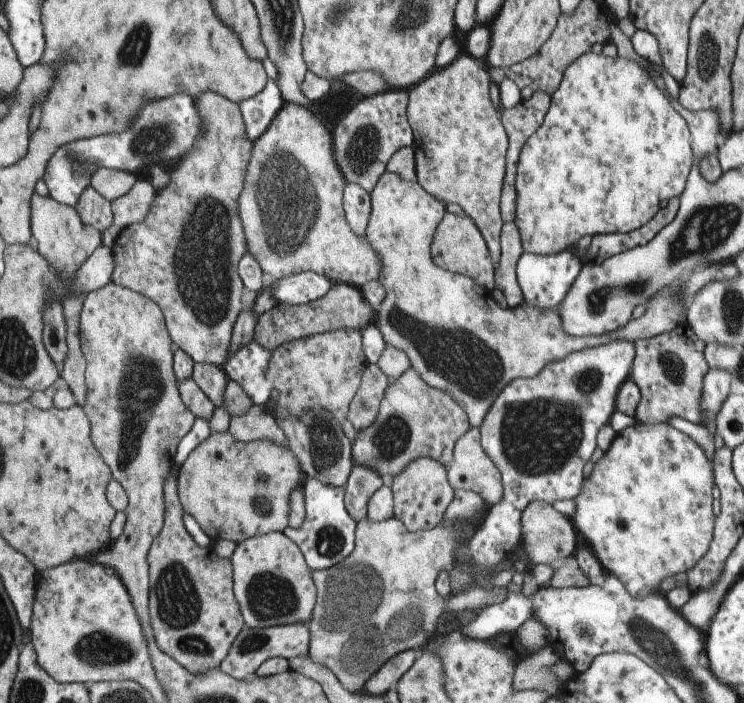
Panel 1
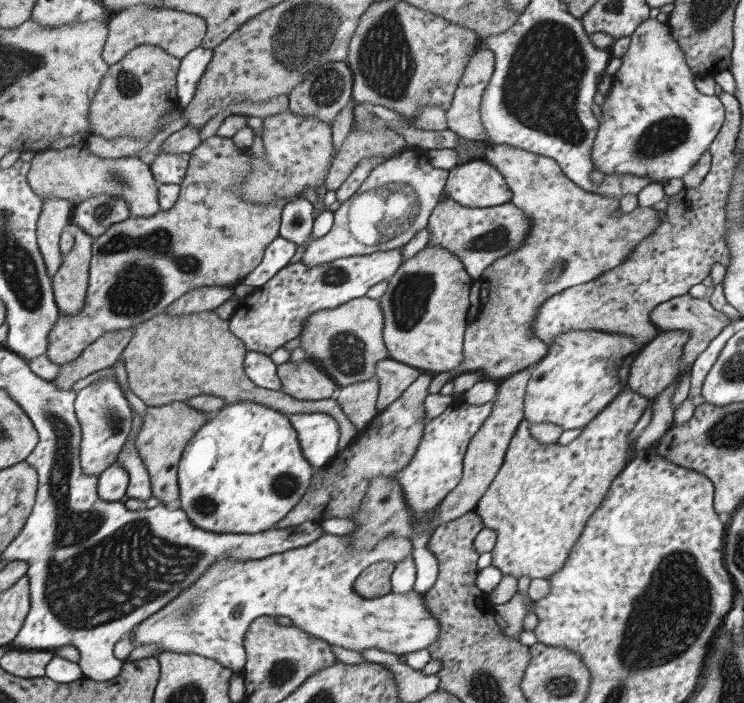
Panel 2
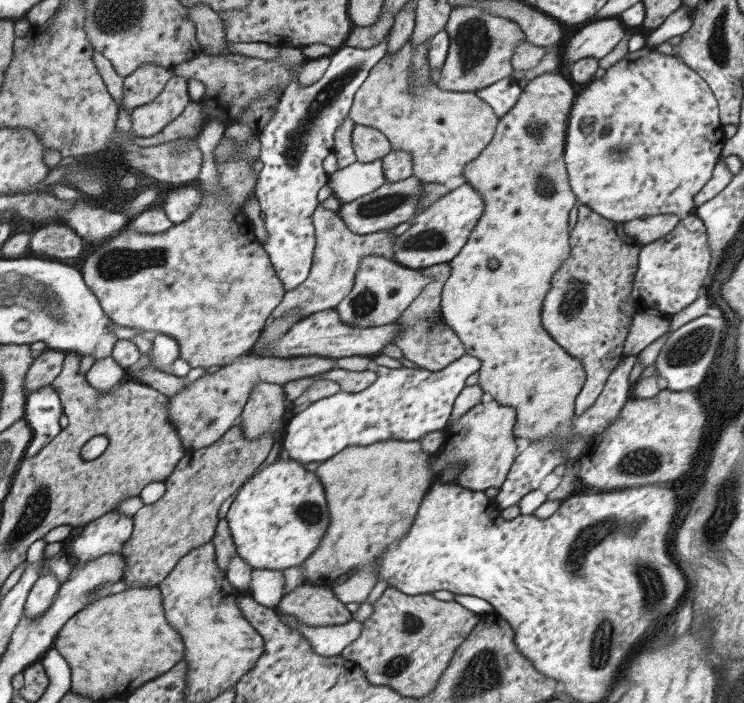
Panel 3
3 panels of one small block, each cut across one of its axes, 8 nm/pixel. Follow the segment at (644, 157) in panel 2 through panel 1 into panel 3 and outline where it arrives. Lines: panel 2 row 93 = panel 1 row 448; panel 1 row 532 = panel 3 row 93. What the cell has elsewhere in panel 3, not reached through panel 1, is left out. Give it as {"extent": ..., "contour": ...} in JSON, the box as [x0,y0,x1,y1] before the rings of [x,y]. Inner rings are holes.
{"extent":[563,48,723,224],"contour":[[[641,48],[625,54],[599,80],[593,78],[575,96],[567,120],[563,162],[575,198],[603,220],[625,224],[641,216],[653,218],[655,214],[677,214],[683,220],[693,214],[693,196],[709,182],[723,144],[719,106],[705,80],[683,64],[679,56],[663,56]]]}

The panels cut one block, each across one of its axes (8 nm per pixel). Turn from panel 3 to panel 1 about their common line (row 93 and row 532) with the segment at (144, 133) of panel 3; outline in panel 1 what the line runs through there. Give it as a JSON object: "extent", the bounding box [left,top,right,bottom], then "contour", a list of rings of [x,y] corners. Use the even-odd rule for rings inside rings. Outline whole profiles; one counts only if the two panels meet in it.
{"extent":[149,472,245,674],"contour":[[[169,472],[163,484],[165,522],[153,540],[149,564],[149,620],[157,648],[179,662],[191,674],[219,670],[231,644],[245,628],[239,604],[233,594],[233,566],[215,554],[213,548],[199,548],[183,526],[183,506],[177,494],[177,474]]]}

